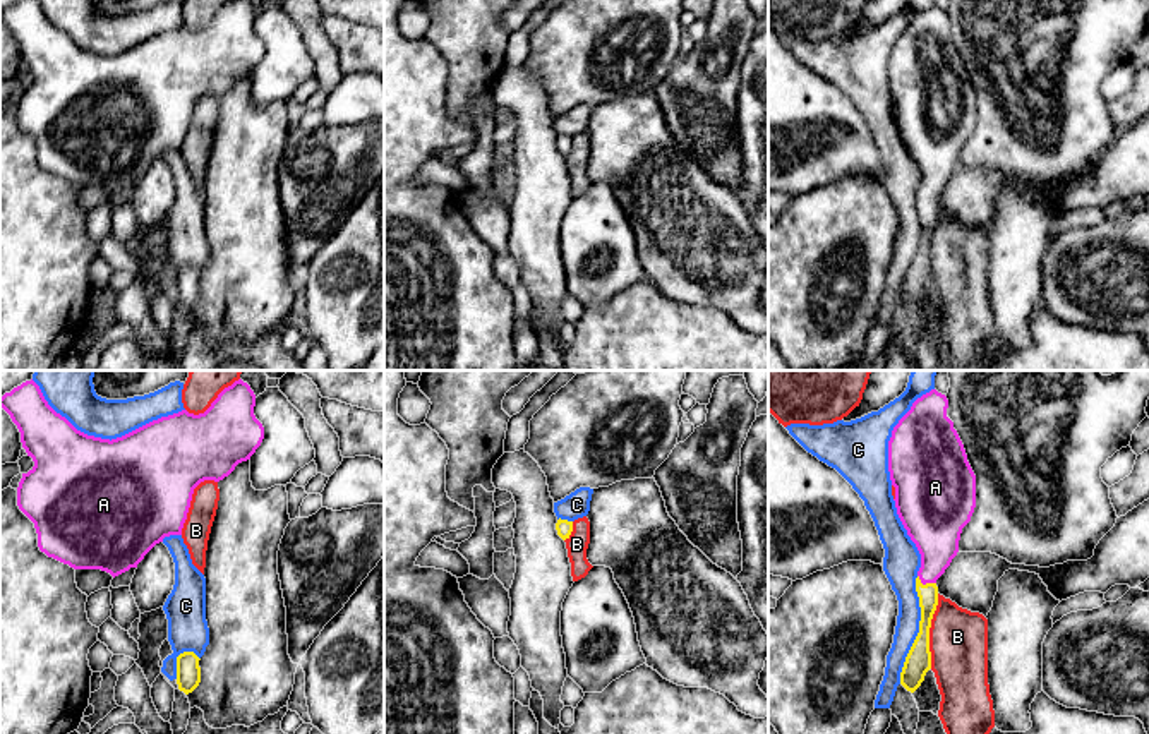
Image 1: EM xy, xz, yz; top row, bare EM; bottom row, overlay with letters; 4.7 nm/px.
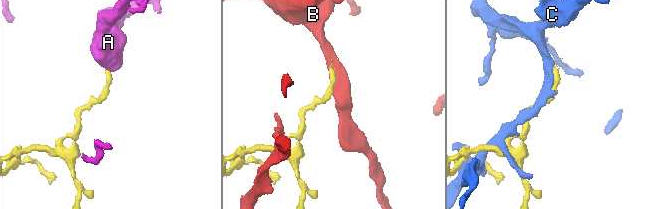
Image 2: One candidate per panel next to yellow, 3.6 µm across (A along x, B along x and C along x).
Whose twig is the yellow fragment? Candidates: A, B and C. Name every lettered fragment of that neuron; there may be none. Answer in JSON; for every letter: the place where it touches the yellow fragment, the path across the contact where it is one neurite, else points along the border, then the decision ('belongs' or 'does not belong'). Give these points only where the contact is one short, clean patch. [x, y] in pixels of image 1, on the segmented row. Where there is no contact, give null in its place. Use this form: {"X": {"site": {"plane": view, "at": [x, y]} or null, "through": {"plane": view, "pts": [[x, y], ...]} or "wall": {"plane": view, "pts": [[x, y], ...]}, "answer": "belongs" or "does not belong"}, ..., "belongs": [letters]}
{"A": {"site": {"plane": "yz", "at": [926, 583]}, "through": {"plane": "yz", "pts": [[928, 594], [926, 583], [937, 554], [937, 532]]}, "answer": "belongs"}, "B": {"site": {"plane": "yz", "at": [928, 631]}, "answer": "does not belong"}, "C": {"site": {"plane": "yz", "at": [920, 630]}, "answer": "does not belong"}, "belongs": ["A"]}

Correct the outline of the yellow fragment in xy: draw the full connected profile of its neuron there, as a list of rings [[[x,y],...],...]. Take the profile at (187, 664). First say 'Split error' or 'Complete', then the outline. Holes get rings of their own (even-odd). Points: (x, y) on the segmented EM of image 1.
Complete. [[[183,652],[177,657],[177,684],[185,695],[192,693],[201,683],[199,660],[194,652]]]

